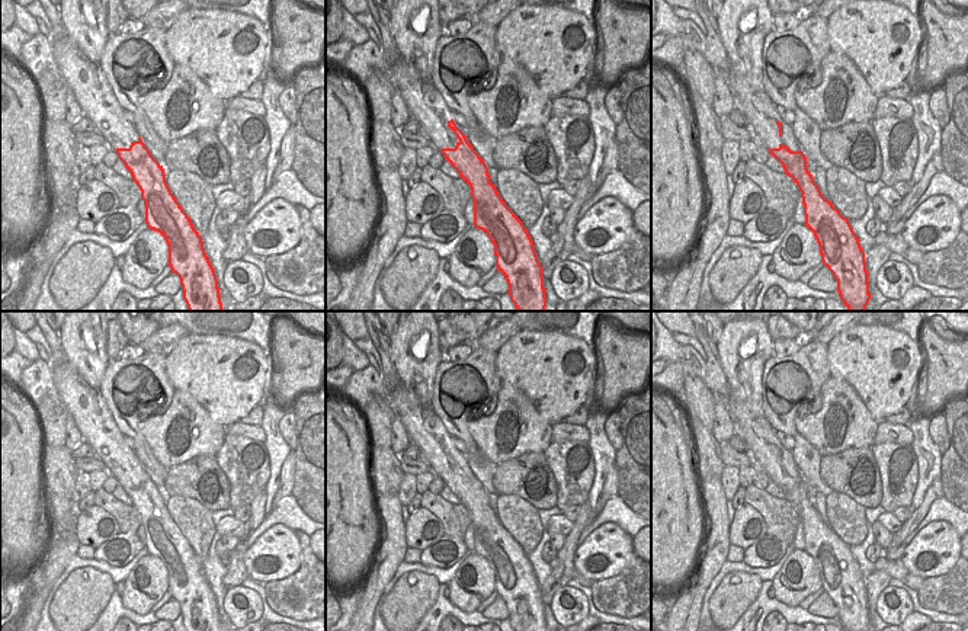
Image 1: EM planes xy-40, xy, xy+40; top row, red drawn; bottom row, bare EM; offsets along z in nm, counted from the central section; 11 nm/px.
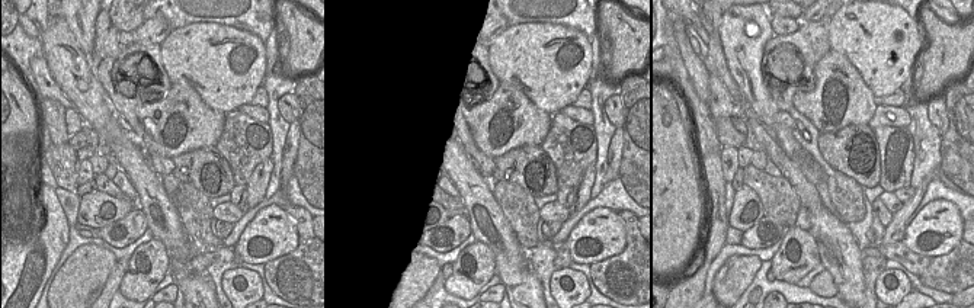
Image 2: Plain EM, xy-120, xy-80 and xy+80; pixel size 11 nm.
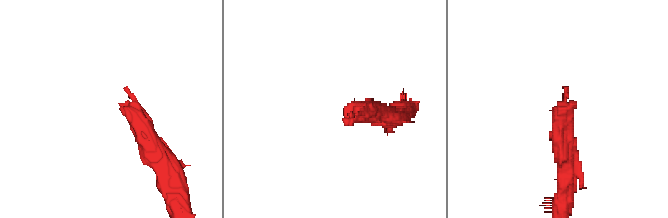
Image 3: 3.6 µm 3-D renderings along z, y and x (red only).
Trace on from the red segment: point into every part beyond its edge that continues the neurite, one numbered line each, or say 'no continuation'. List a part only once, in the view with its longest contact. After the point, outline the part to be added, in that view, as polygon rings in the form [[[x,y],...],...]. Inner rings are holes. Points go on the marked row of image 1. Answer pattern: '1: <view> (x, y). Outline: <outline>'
1: xy (425, 102). Outline: [[[400,54],[388,60],[384,58],[384,61],[388,79],[400,92],[410,115],[423,126],[430,145],[437,151],[455,148],[459,140],[448,126],[453,116],[440,92],[430,80],[423,79],[411,64],[404,61]]]

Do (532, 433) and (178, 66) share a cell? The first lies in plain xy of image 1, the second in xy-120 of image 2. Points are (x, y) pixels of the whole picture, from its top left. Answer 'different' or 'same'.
different

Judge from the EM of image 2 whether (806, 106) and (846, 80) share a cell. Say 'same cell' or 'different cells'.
same cell

